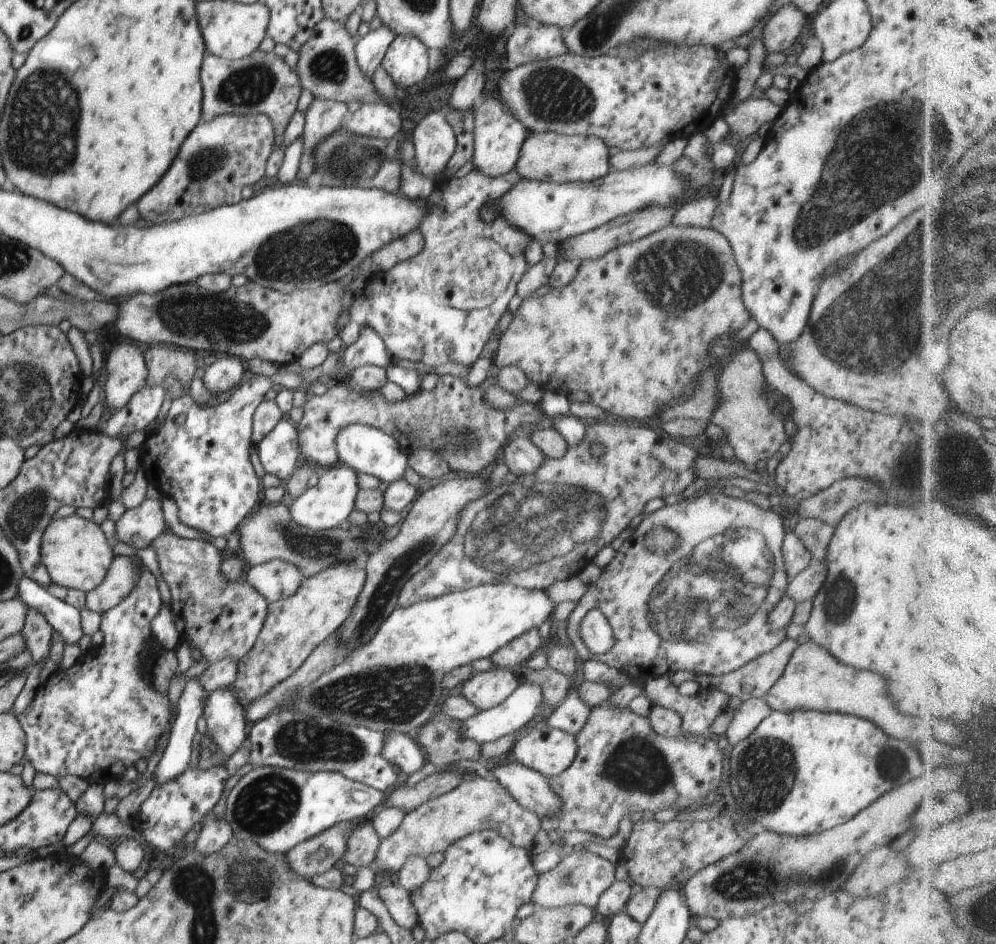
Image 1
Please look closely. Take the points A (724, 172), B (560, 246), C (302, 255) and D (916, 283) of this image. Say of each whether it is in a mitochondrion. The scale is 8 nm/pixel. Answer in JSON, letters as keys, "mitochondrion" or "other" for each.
{"A":"other","B":"other","C":"mitochondrion","D":"mitochondrion"}

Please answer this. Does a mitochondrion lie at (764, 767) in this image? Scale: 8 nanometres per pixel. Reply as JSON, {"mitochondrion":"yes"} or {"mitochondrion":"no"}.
{"mitochondrion":"yes"}

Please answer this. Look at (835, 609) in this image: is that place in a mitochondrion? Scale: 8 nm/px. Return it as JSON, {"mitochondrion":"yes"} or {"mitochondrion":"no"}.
{"mitochondrion":"yes"}

